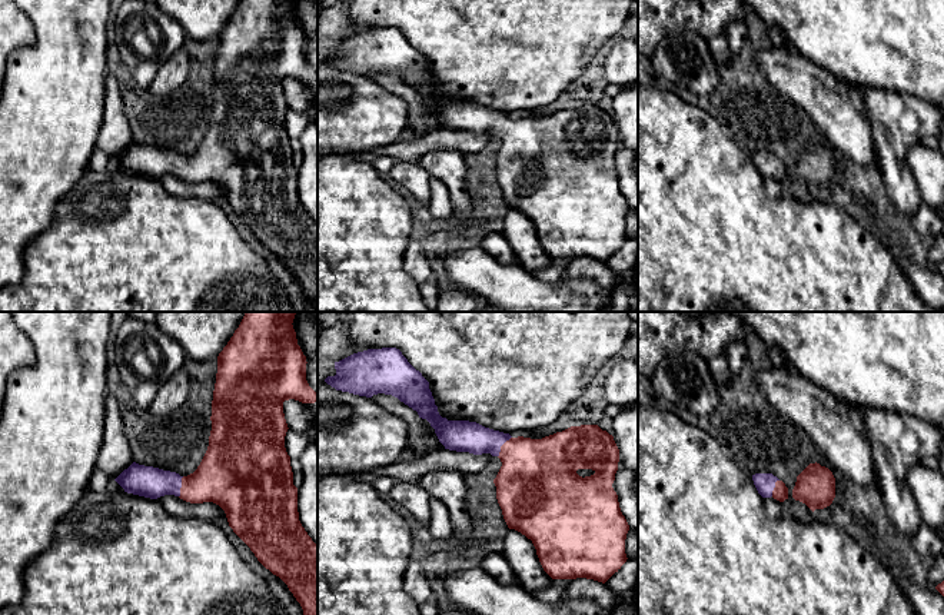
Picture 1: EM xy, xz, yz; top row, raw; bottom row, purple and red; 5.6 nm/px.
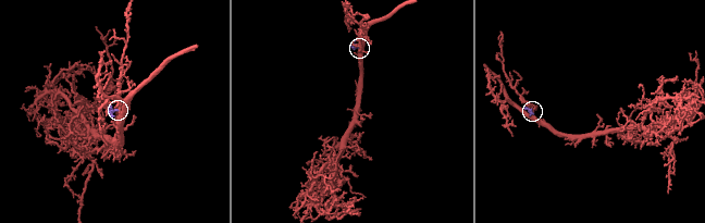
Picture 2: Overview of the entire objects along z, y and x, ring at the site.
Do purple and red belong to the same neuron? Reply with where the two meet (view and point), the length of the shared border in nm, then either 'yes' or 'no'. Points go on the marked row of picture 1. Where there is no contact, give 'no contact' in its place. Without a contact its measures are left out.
meets purple in xz at (501, 445); contact 140 nm long; yes

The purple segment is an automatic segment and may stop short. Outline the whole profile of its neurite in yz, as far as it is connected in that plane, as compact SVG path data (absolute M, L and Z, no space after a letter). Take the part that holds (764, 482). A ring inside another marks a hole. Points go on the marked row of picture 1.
M772 473L752 475L754 485L762 498L774 498L780 502L788 499L788 488Z

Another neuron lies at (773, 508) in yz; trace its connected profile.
M762 498L764 502L764 509L765 513L772 518L772 519L778 519L781 518L781 511L782 511L782 502L771 498Z

